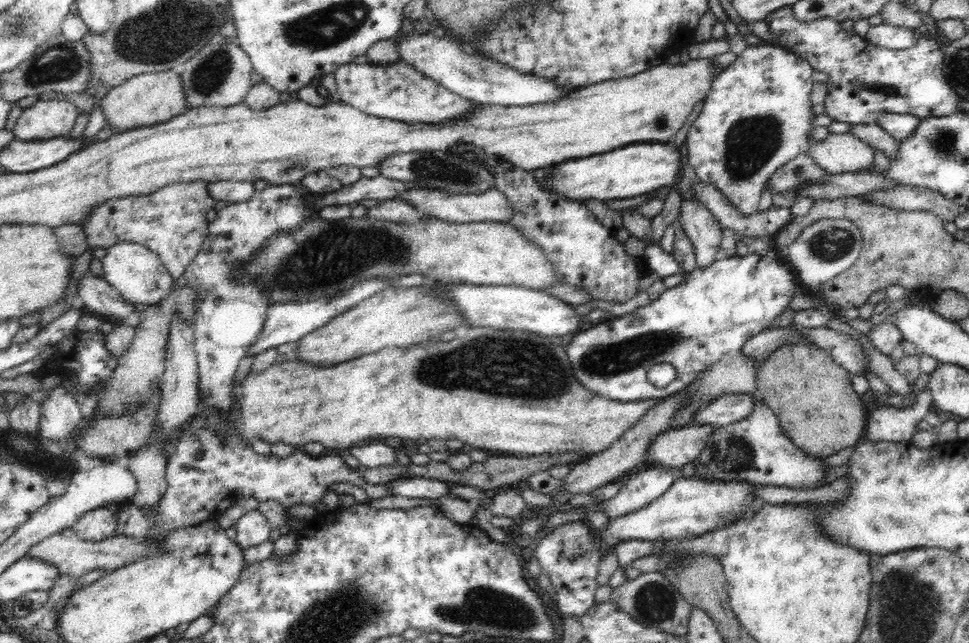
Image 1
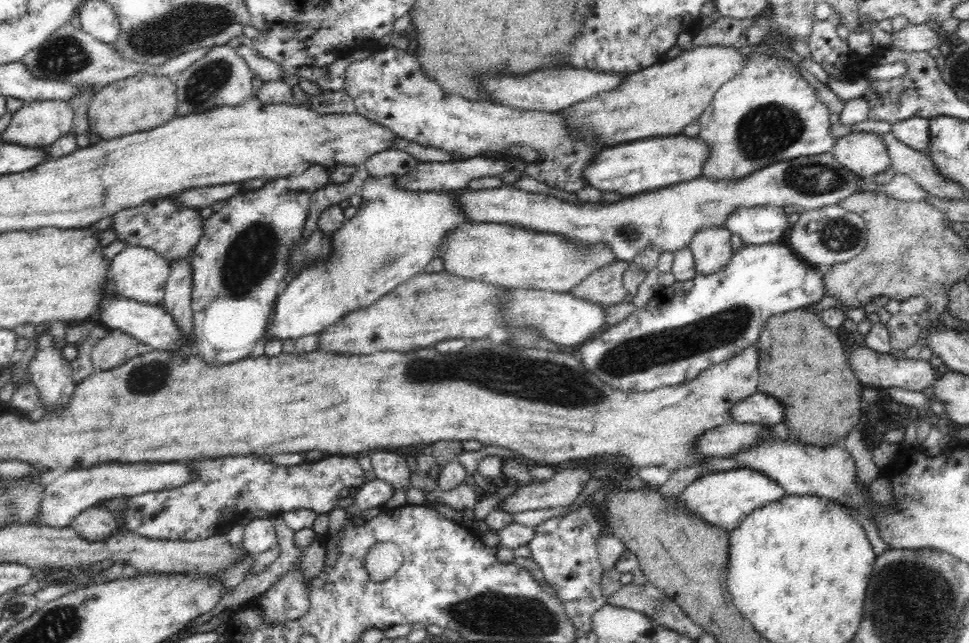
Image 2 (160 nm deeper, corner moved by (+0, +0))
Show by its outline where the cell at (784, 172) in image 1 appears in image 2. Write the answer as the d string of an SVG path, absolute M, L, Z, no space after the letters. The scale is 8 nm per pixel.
M832 153L814 154L811 157L798 157L775 162L735 181L710 179L701 175L688 182L681 182L663 189L630 195L615 204L564 202L545 193L534 193L514 187L496 187L491 189L462 189L456 191L462 213L467 213L470 223L496 223L512 225L532 231L558 234L570 241L580 241L590 245L607 245L616 260L631 260L649 247L656 247L661 253L672 252L689 247L691 239L705 226L719 228L725 226L728 216L740 207L794 205L799 212L818 209L824 206L842 203L844 198L860 190L864 178L842 166Z

